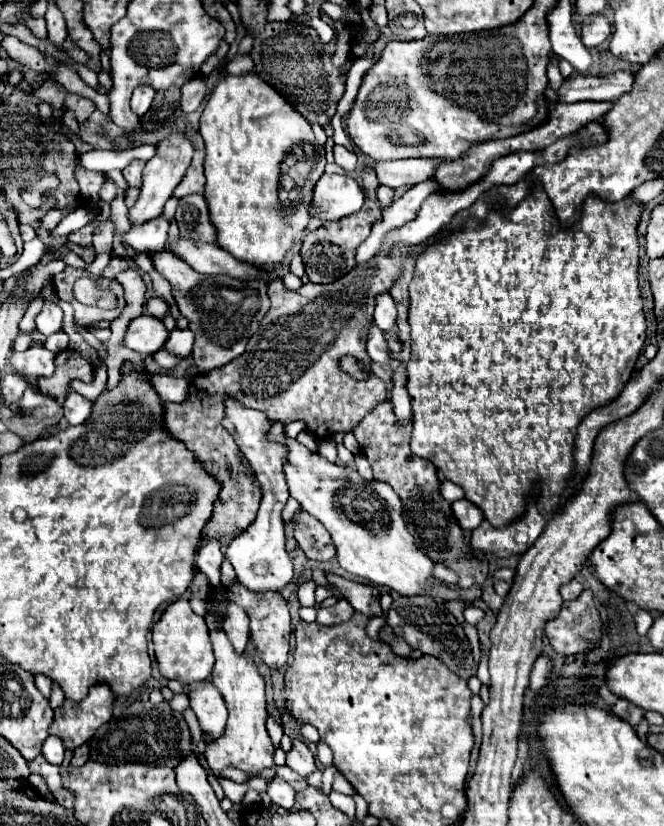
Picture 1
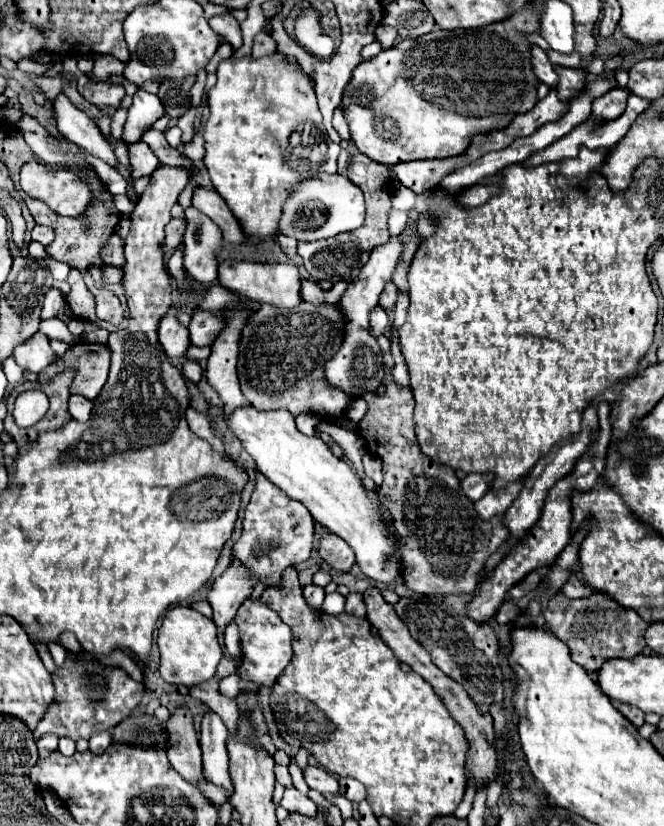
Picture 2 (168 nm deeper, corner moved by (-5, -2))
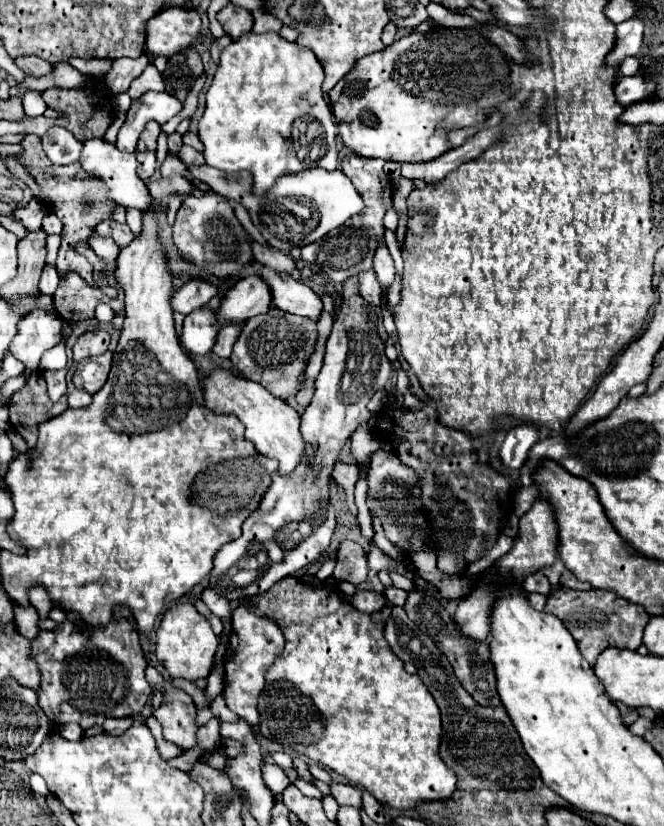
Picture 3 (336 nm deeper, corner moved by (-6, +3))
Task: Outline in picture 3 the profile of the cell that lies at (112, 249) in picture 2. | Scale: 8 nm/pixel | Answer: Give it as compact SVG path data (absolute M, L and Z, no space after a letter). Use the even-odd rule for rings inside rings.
M108 219L100 222L96 228L98 228L100 234L108 234L108 236L112 236L112 238L116 240L118 246L126 246L128 242L134 240L134 236L132 236L128 224L116 224L116 222L112 222L112 220Z

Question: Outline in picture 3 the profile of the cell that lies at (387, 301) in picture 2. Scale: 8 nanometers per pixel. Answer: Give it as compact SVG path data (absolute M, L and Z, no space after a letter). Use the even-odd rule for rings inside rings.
M380 246L374 254L374 270L378 274L378 282L382 286L390 286L394 282L394 260L386 246Z

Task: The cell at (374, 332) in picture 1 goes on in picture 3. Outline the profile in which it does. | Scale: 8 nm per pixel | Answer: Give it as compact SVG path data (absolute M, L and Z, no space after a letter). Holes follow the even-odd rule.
M372 268L358 274L358 290L370 306L374 306L374 308L380 306L380 286L378 286L378 278Z

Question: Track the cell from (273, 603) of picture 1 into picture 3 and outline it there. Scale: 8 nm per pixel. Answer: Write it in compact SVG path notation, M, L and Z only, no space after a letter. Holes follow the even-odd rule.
M238 606L238 610L232 614L232 634L230 644L224 654L224 702L226 706L236 712L240 718L250 722L254 728L258 728L260 716L256 710L260 692L264 688L264 672L270 668L270 664L276 660L276 656L284 648L284 636L276 622L270 622L268 618L258 618L244 606Z

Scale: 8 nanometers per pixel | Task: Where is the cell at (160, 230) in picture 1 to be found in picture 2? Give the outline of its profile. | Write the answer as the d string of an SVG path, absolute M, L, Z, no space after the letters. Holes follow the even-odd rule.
M171 219L171 223L165 227L165 255L171 255L177 243L183 241L183 231L185 231L185 221Z

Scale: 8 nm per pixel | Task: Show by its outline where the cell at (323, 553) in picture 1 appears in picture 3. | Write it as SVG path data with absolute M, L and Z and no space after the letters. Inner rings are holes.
M342 542L338 550L336 570L334 576L338 580L346 580L352 584L362 584L368 578L368 554L366 550L356 542Z

